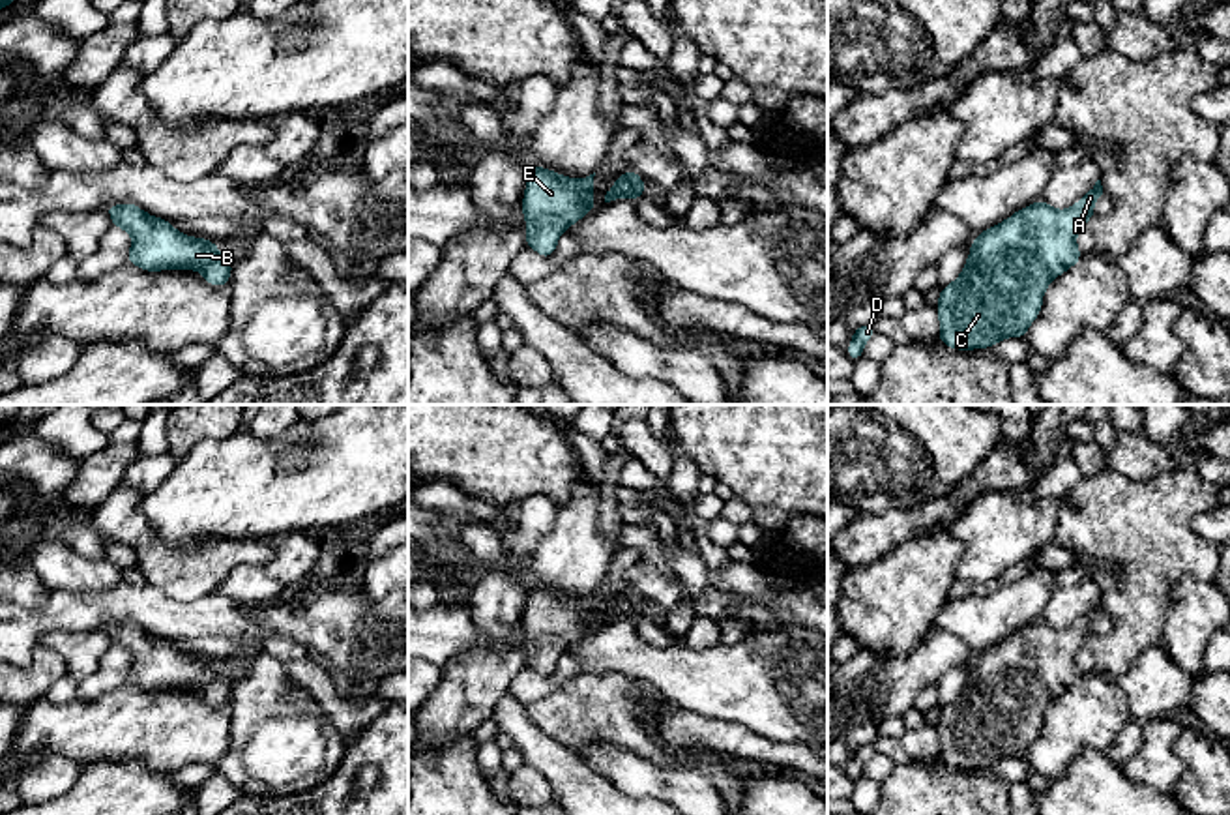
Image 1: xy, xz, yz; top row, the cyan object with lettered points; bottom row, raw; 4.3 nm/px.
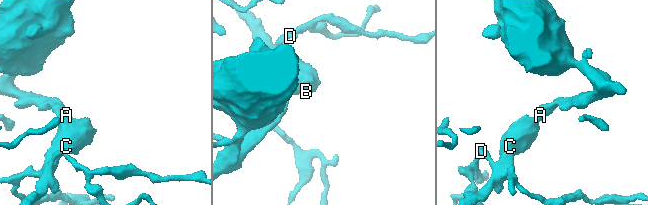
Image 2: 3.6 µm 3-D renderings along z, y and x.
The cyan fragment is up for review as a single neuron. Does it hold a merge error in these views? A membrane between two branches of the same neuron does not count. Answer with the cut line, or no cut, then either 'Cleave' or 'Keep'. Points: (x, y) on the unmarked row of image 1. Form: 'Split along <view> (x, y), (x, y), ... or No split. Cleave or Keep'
No split. Keep

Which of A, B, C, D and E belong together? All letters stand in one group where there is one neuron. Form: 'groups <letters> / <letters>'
groups A B C D E

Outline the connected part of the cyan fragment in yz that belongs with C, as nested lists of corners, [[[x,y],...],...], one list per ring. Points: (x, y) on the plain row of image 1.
[[[1101,600],[1069,630],[1037,620],[972,661],[960,695],[940,708],[938,761],[949,768],[996,766],[1005,757],[1024,759],[1041,733],[1047,706],[1080,682],[1080,646],[1093,639]]]

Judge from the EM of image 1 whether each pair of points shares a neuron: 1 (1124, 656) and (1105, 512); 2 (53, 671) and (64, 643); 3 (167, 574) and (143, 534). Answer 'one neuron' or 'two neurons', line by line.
1: one neuron
2: two neurons
3: one neuron

